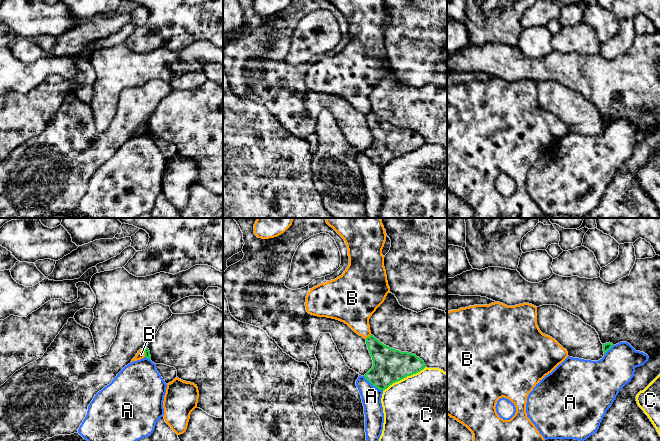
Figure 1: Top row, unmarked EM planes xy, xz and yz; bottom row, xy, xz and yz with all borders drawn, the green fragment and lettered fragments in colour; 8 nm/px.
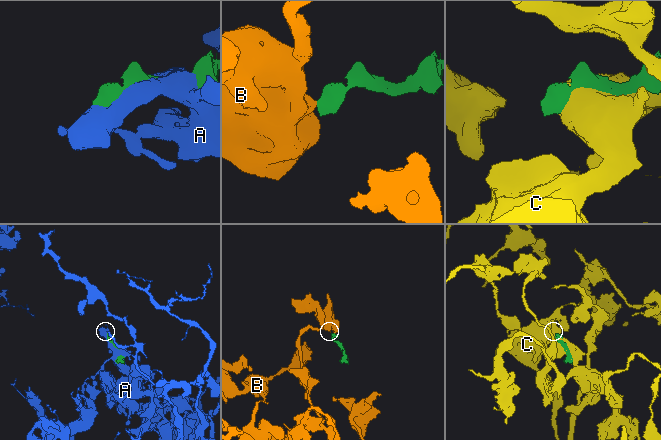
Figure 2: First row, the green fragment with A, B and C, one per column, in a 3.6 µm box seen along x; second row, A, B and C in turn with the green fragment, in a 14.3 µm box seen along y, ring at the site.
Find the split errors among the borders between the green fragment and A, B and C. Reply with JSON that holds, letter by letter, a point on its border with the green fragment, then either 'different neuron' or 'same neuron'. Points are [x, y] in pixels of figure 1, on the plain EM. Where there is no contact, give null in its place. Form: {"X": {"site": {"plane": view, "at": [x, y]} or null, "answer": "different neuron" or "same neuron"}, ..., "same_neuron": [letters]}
{"A": {"site": {"plane": "xz", "at": [373, 161]}, "answer": "different neuron"}, "B": {"site": {"plane": "xz", "at": [367, 113]}, "answer": "different neuron"}, "C": {"site": {"plane": "xz", "at": [404, 153]}, "answer": "different neuron"}, "same_neuron": []}

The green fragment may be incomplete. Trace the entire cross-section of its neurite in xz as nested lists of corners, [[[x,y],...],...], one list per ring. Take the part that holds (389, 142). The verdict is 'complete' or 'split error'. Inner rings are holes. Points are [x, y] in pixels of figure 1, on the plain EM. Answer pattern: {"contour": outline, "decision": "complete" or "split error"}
{"contour": [[[373,111],[366,114],[366,120],[373,136],[373,142],[364,153],[382,167],[426,143],[424,137],[415,130],[390,124]]], "decision": "complete"}

